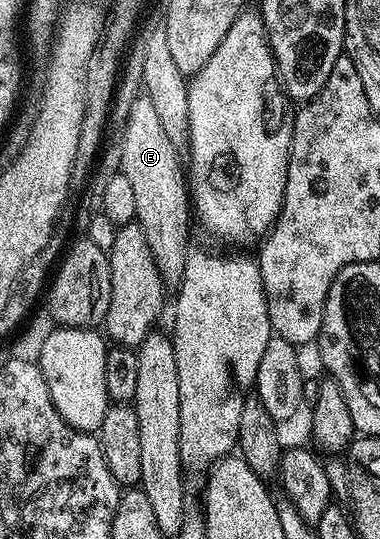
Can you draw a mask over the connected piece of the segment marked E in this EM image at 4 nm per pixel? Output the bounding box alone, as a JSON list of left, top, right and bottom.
[118,93,193,285]

